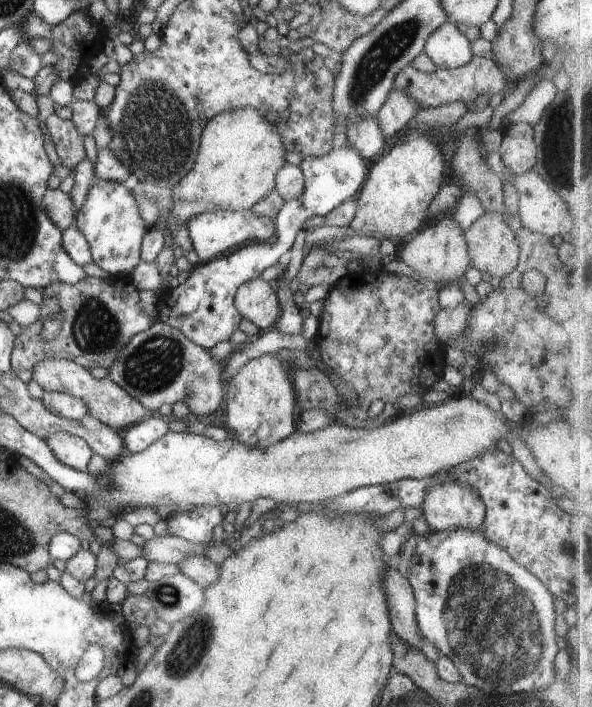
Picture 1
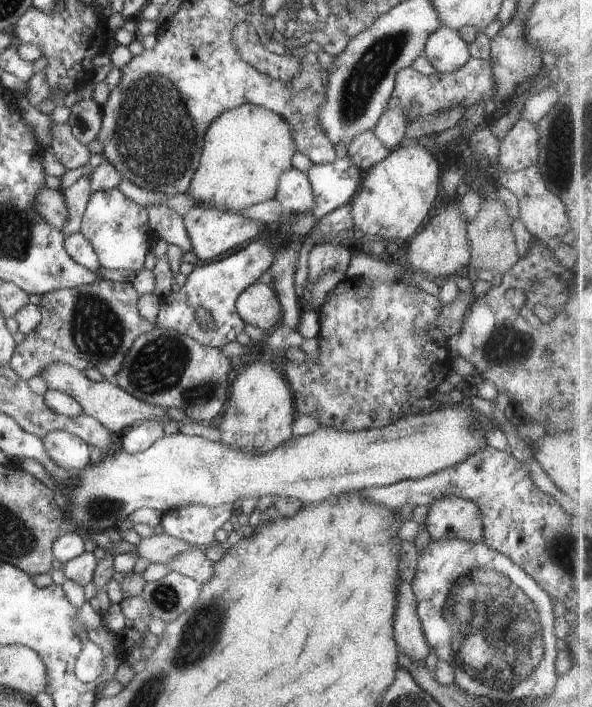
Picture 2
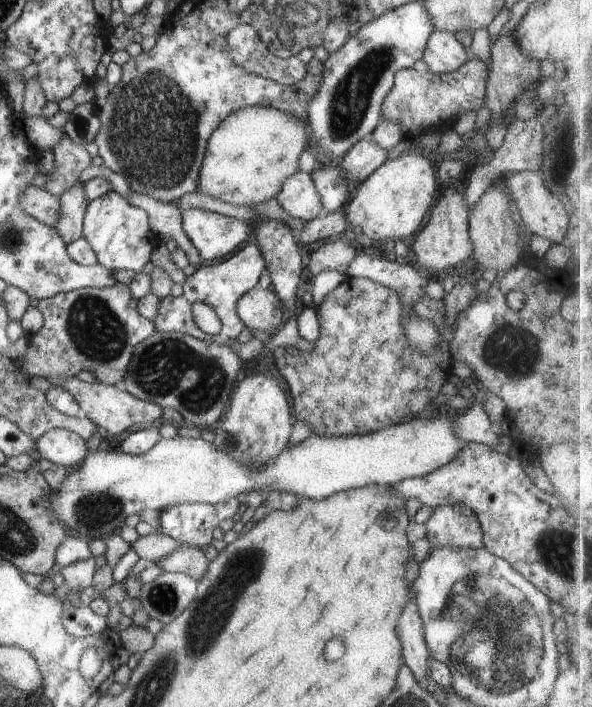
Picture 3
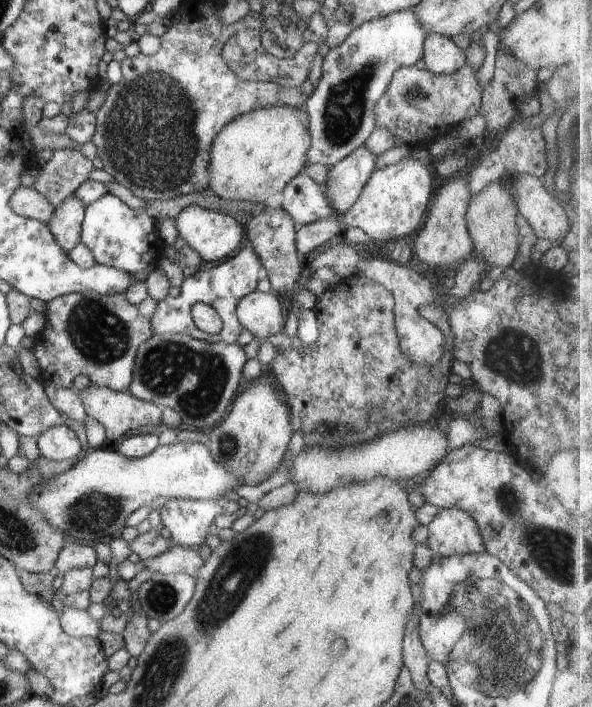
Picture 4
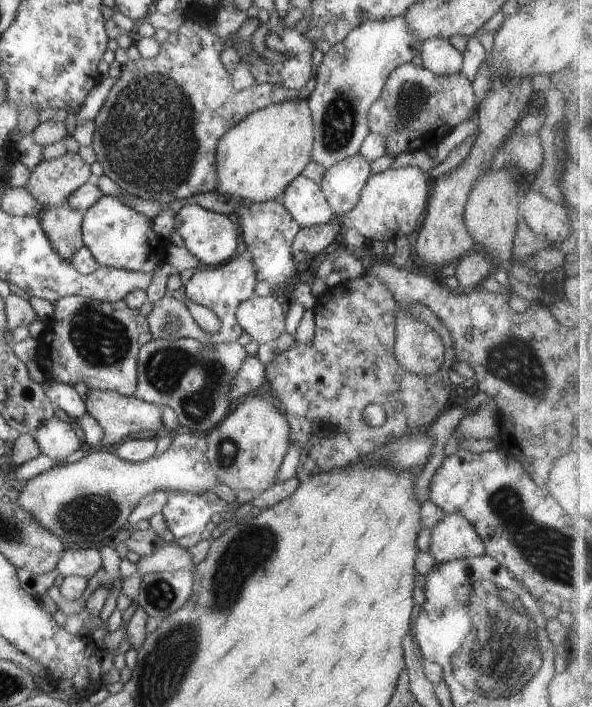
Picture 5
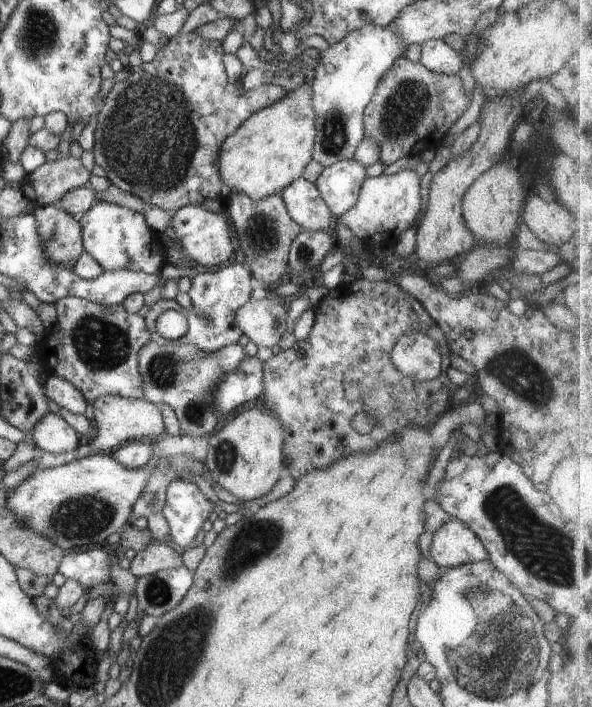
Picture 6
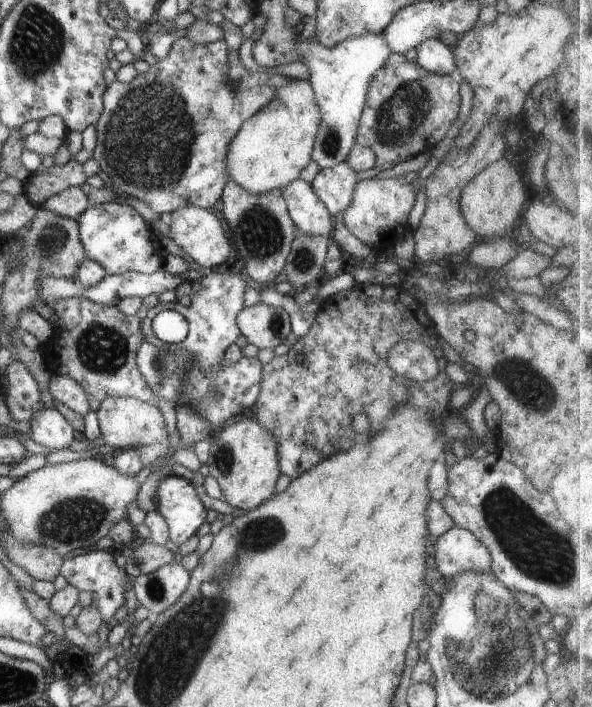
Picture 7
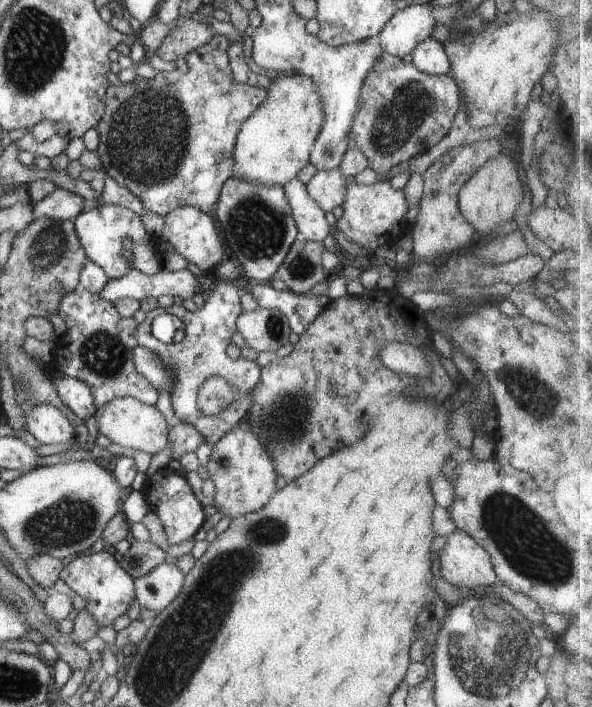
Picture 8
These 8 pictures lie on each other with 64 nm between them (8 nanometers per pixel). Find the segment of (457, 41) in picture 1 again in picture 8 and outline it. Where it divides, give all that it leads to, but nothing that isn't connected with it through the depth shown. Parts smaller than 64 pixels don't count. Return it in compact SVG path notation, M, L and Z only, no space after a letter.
M431 36L425 38L411 52L412 64L420 72L429 75L446 75L450 68L444 44L433 39Z

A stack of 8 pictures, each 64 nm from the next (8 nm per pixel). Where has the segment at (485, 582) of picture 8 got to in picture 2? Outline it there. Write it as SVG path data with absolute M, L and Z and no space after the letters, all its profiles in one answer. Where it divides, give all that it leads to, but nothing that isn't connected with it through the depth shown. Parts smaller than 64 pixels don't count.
M440 494L428 504L426 530L431 539L466 538L483 542L483 525L480 506L460 494Z

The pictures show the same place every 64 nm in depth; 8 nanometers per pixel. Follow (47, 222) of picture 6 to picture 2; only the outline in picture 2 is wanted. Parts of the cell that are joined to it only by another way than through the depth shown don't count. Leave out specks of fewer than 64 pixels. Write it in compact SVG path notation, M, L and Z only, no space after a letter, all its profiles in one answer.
M90 174L80 177L72 186L62 191L68 208L68 220L64 224L62 231L65 236L80 231L82 216L86 211L88 200L92 194L92 184L90 184Z

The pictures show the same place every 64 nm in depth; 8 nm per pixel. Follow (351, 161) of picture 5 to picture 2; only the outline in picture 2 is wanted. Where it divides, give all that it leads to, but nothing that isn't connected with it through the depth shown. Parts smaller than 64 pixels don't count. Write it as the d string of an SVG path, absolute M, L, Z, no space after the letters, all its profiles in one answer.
M364 130L364 132L356 134L354 140L348 144L347 149L352 160L356 162L356 166L365 172L368 172L374 167L374 164L378 164L390 154L388 148L374 134L374 130Z

